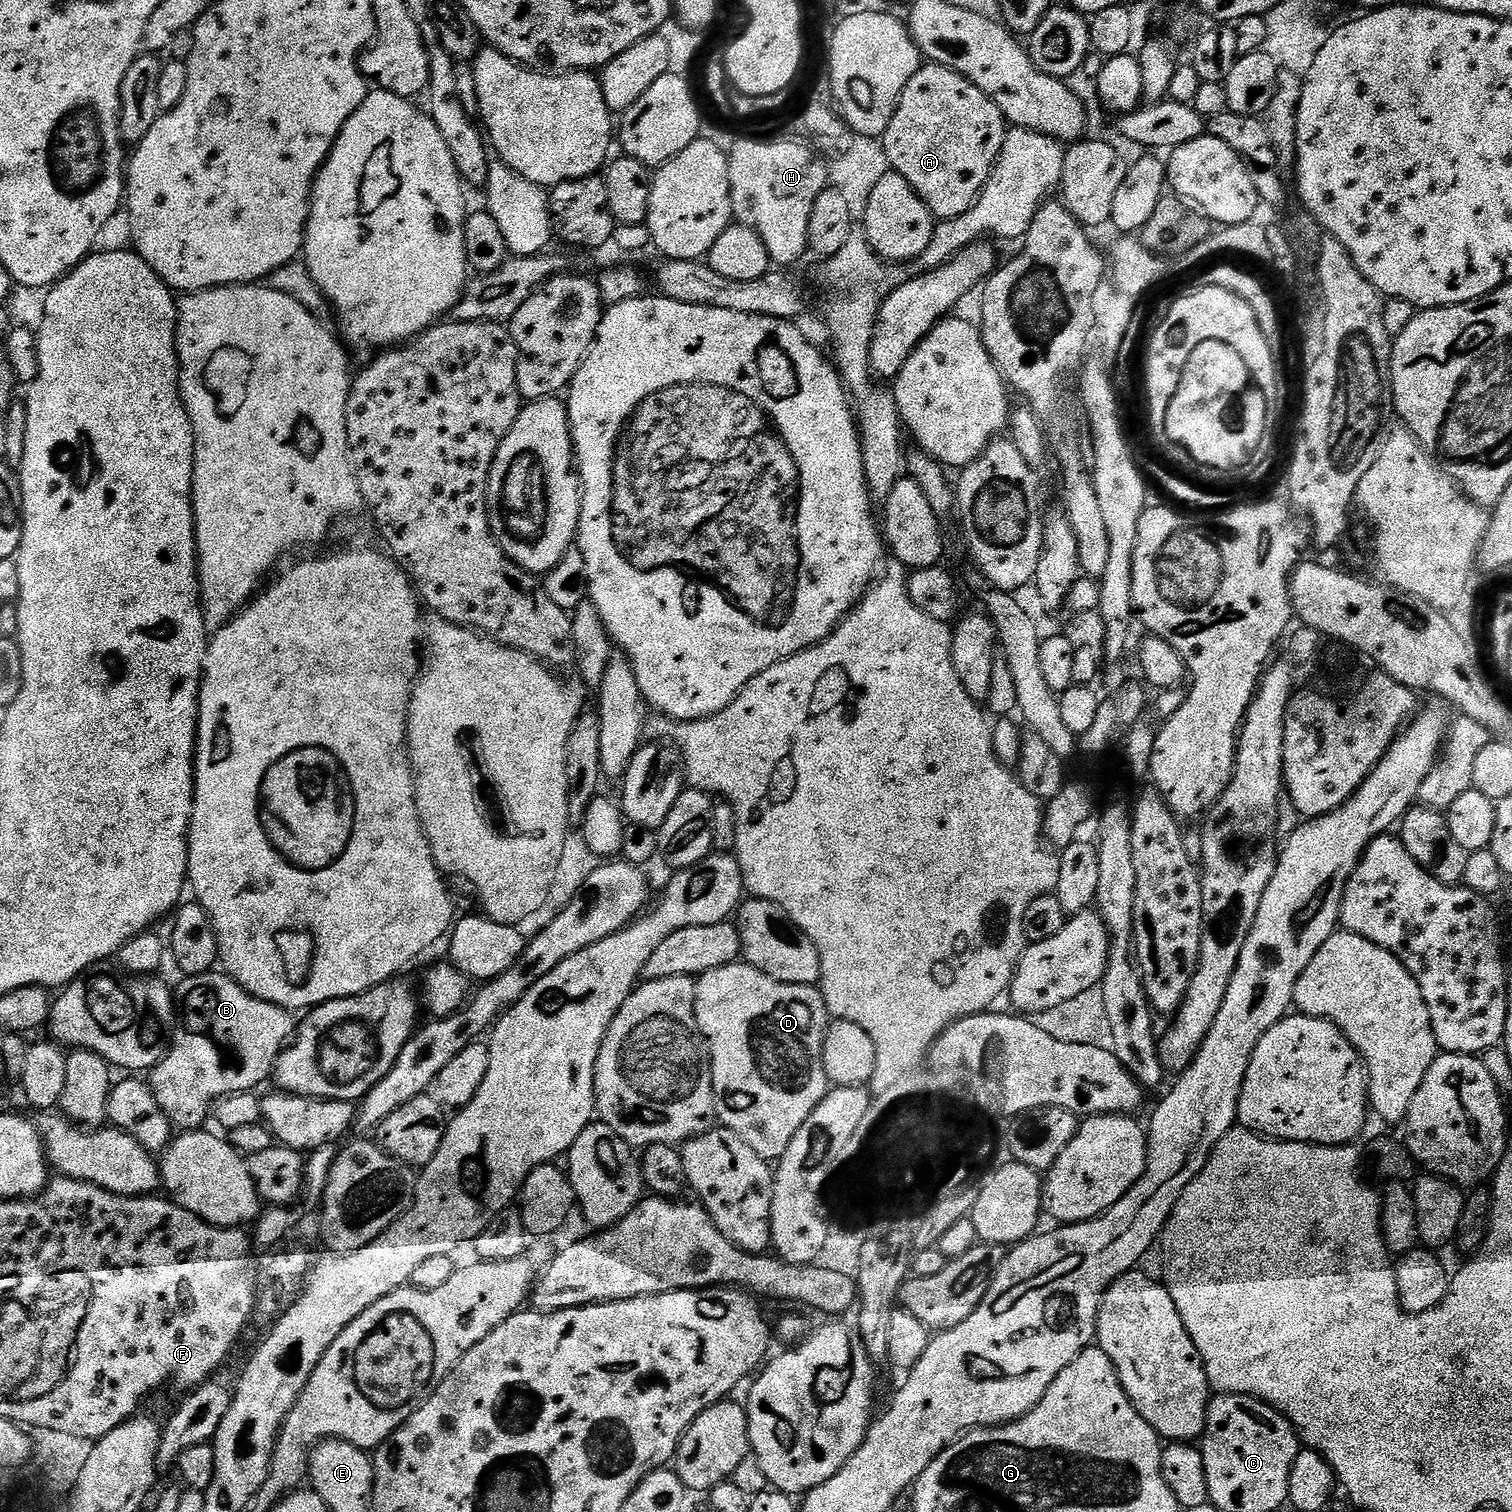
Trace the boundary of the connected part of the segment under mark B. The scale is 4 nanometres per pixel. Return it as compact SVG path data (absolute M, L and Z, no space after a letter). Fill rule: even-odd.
M213 970L210 972L203 972L197 976L189 976L181 979L180 985L175 985L174 995L178 1001L178 1023L176 1031L172 1033L172 1044L168 1048L167 1054L162 1058L162 1062L151 1069L150 1087L153 1094L158 1098L158 1106L162 1106L162 1110L172 1121L173 1125L180 1130L196 1130L201 1127L200 1124L204 1119L209 1119L210 1113L213 1111L214 1105L223 1100L226 1096L237 1096L240 1092L252 1092L256 1087L263 1082L264 1079L273 1075L276 1067L276 1060L281 1052L288 1047L294 1035L294 1020L292 1024L293 1013L287 1008L279 1008L270 1002L262 1002L258 998L251 996L237 980L232 979L231 976L225 974L220 970Z

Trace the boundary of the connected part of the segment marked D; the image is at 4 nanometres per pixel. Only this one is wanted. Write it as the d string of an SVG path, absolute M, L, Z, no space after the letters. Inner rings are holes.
M743 962L727 964L718 970L710 970L702 974L696 980L696 1021L700 1027L700 1032L704 1036L704 1041L708 1044L708 1053L712 1059L712 1089L716 1095L716 1114L719 1123L723 1127L729 1128L738 1138L742 1138L753 1148L762 1159L775 1162L779 1160L781 1154L790 1146L794 1134L802 1130L802 1122L814 1114L818 1102L830 1091L828 1075L822 1062L822 1046L824 1045L824 1035L830 1023L828 1007L824 1001L824 995L820 993L819 987L811 984L791 984L790 982L778 982L770 978L770 974L762 974L762 970L754 970L754 966Z

